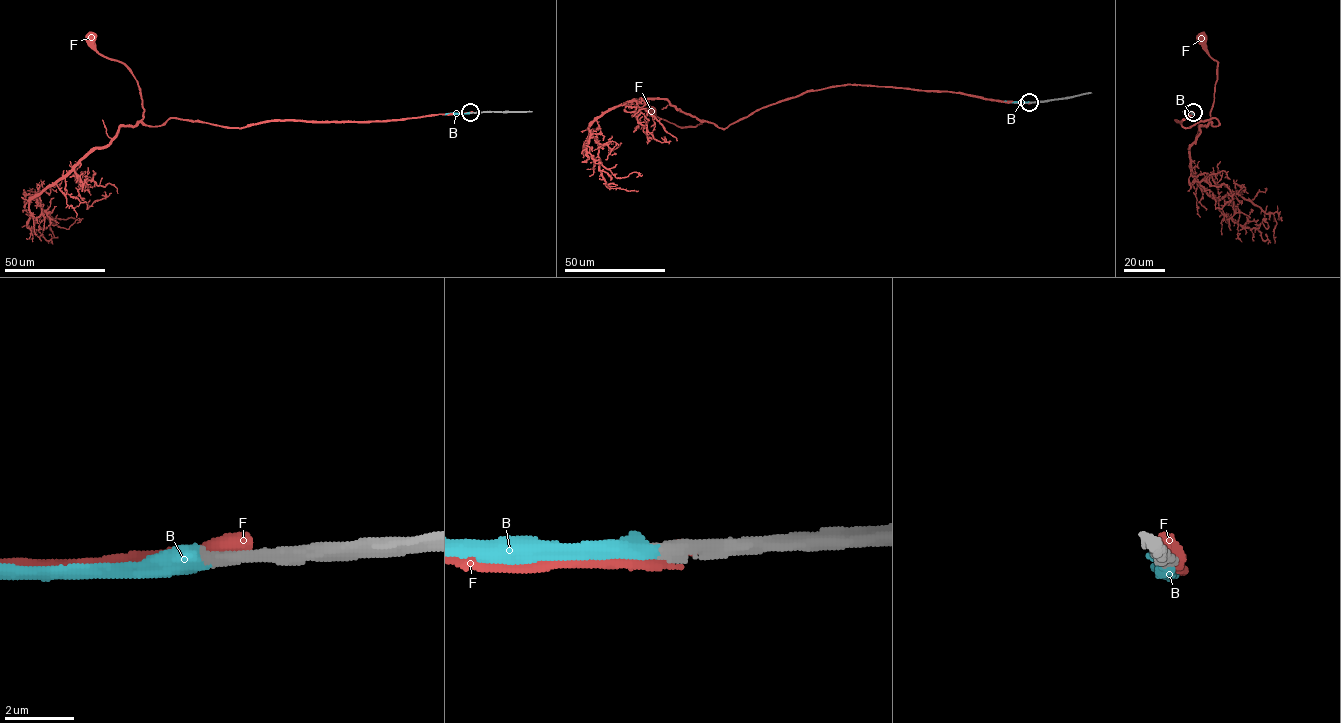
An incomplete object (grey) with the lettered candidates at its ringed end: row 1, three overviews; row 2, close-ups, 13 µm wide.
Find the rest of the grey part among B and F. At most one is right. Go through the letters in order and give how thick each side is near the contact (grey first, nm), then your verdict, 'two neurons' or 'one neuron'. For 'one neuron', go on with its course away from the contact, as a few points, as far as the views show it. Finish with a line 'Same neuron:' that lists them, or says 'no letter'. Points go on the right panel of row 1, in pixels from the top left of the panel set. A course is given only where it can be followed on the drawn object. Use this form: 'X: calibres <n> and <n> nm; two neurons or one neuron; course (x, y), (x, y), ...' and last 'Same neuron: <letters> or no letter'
B: calibres 440 and 550 nm; one neuron
F: calibres 550 and 600 nm; two neurons
Same neuron: B

